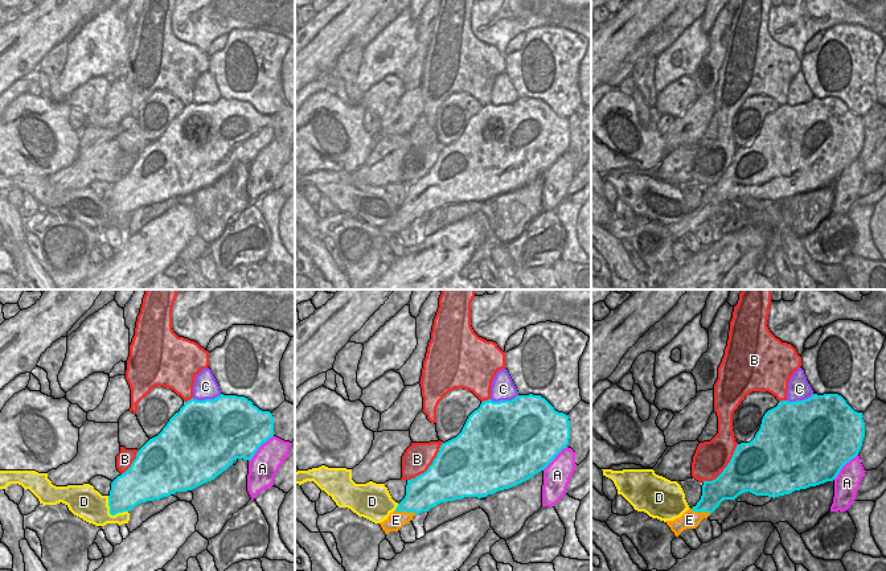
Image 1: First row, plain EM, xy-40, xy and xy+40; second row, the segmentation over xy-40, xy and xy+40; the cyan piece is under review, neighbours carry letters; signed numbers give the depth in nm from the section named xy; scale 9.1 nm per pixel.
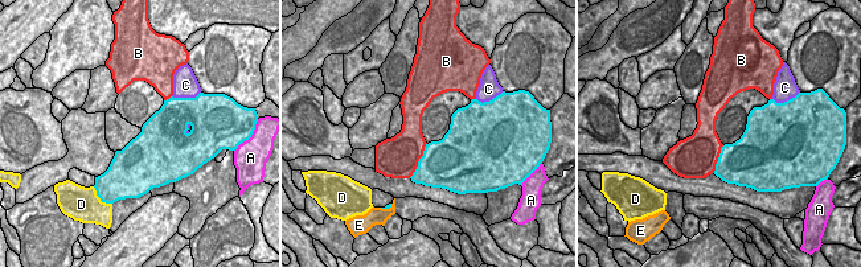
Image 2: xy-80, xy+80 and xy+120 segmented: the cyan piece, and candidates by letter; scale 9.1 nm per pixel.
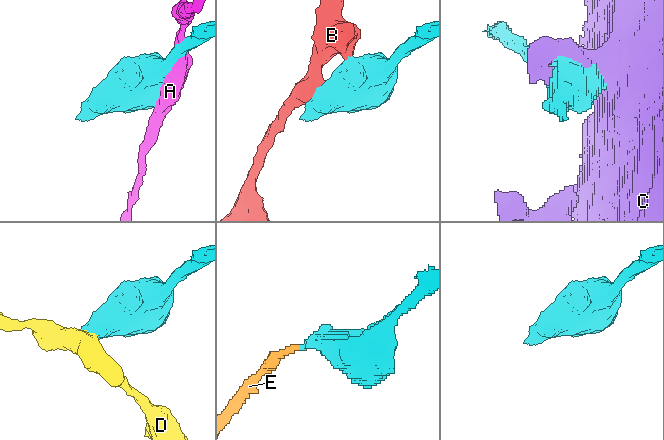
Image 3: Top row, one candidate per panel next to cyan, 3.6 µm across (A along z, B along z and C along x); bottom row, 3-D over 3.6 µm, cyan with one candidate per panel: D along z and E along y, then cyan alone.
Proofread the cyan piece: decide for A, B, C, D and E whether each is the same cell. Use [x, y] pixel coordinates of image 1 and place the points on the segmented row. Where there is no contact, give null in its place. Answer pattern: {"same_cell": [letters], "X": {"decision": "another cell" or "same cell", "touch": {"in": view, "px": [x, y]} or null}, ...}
{"same_cell": ["E"], "A": {"decision": "another cell", "touch": {"in": "xy-40", "px": [258, 447]}}, "B": {"decision": "another cell", "touch": {"in": "xy+40", "px": [725, 468]}}, "C": {"decision": "another cell", "touch": {"in": "xy-40", "px": [206, 399]}}, "D": {"decision": "another cell", "touch": {"in": "xy-40", "px": [110, 513]}}, "E": {"decision": "same cell", "touch": {"in": "xy", "px": [405, 510]}}}

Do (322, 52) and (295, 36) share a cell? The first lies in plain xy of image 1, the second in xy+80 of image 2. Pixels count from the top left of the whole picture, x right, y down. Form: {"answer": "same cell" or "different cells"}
{"answer": "same cell"}

